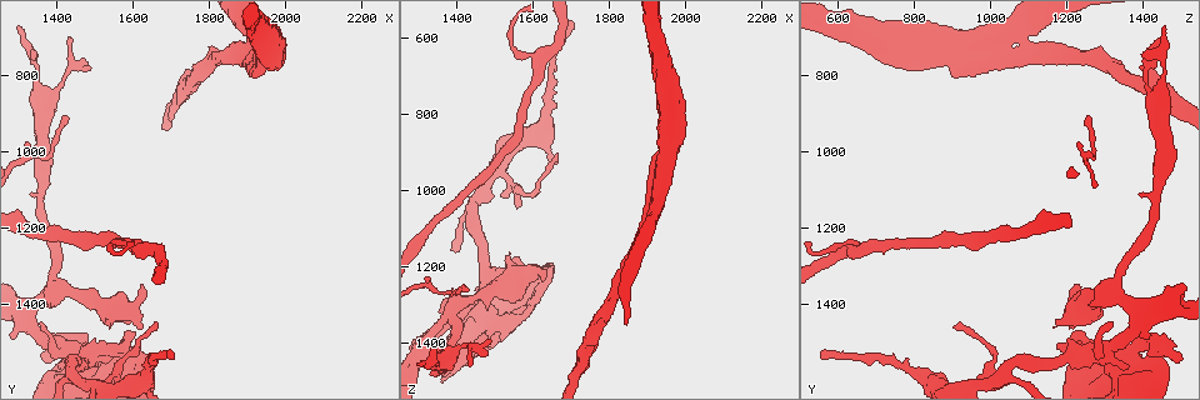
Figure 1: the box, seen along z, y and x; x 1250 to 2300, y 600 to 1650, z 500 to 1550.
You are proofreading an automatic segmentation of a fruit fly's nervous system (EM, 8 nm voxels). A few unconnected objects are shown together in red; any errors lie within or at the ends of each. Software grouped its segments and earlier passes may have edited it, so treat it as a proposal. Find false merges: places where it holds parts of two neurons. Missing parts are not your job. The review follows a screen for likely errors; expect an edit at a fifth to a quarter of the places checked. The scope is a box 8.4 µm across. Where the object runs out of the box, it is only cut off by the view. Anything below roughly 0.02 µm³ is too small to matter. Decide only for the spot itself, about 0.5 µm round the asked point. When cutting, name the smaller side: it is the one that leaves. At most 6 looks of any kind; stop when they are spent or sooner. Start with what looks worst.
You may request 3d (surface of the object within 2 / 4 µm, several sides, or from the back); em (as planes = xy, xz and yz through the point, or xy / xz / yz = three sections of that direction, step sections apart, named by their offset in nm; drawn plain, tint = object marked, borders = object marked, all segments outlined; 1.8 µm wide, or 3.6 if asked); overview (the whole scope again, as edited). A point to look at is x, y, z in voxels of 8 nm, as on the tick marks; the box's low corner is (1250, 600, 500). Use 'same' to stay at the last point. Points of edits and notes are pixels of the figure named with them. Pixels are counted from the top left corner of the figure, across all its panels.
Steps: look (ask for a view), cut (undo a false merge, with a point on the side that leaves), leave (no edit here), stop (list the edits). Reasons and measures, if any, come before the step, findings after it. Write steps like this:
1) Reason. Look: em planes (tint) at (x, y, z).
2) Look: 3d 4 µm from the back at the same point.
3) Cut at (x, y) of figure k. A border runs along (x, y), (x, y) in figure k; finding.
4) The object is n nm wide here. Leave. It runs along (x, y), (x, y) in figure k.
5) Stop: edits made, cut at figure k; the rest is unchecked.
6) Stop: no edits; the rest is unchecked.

Small branch off a trunk. Look: em 3.6 µm yz step 8 (tint) at (1450, 1555, 1300).

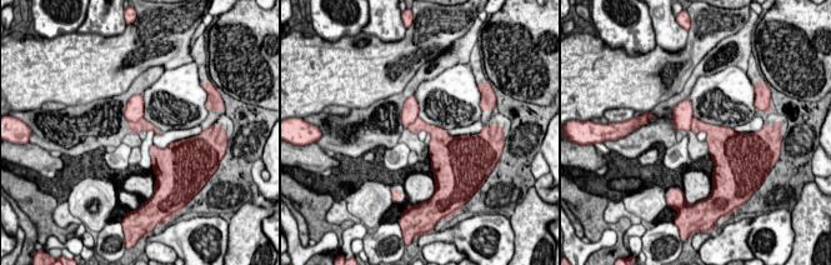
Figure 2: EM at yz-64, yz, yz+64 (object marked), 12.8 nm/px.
Look: em 3.6 µm planes (tint) at the same point.

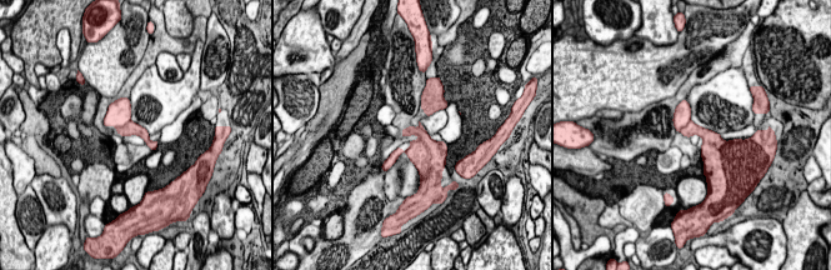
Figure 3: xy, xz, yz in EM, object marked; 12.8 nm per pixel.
Cut at (131, 128) of figure 3. The part that leaves runs along (123, 131), (139, 131), (154, 144) in figure 3; two neurons meet here.

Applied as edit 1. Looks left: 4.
Redraw. Look: overview.

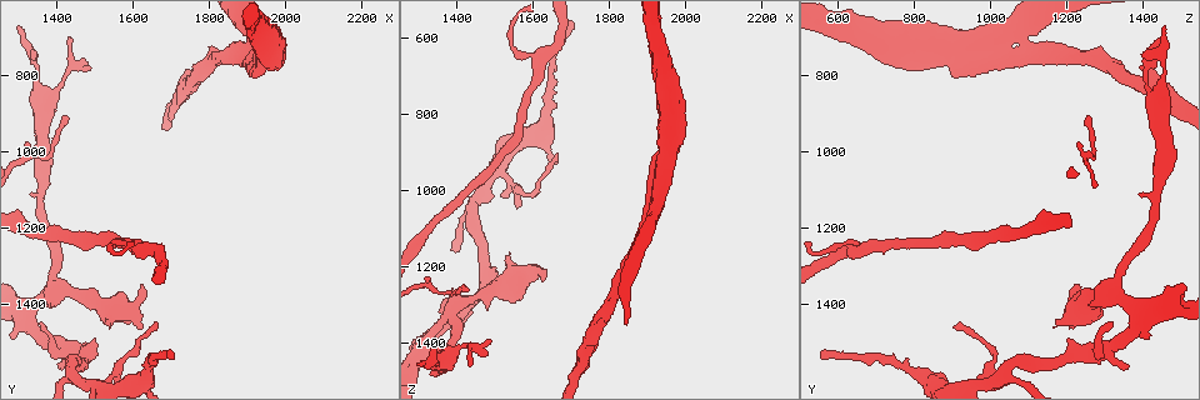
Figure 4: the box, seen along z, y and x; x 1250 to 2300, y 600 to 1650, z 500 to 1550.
Sudden change in width. Look: em xy step 8 (tint) at (1935, 710, 995).

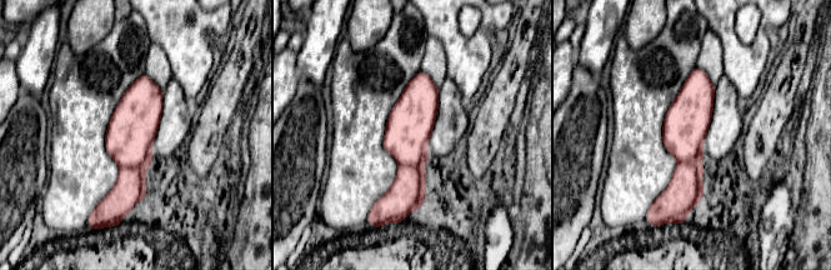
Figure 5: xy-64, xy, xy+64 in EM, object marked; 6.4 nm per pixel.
Another direction. Look: em planes (borders) at the same point.

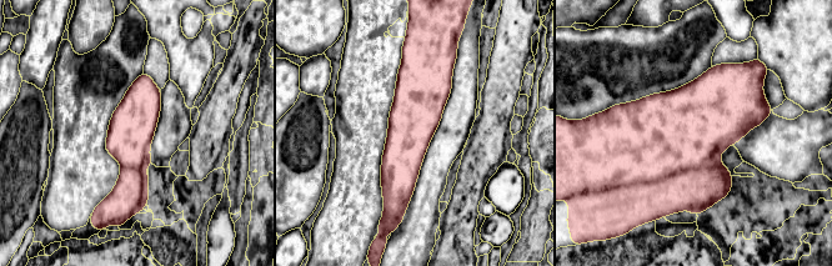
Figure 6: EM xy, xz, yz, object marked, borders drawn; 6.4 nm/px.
Cut at (695, 190) of figure 6. A second neuron is stuck on.

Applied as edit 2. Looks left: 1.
Stop: edits made, cut at figure 3, cut at figure 6; the rest is unchecked.

